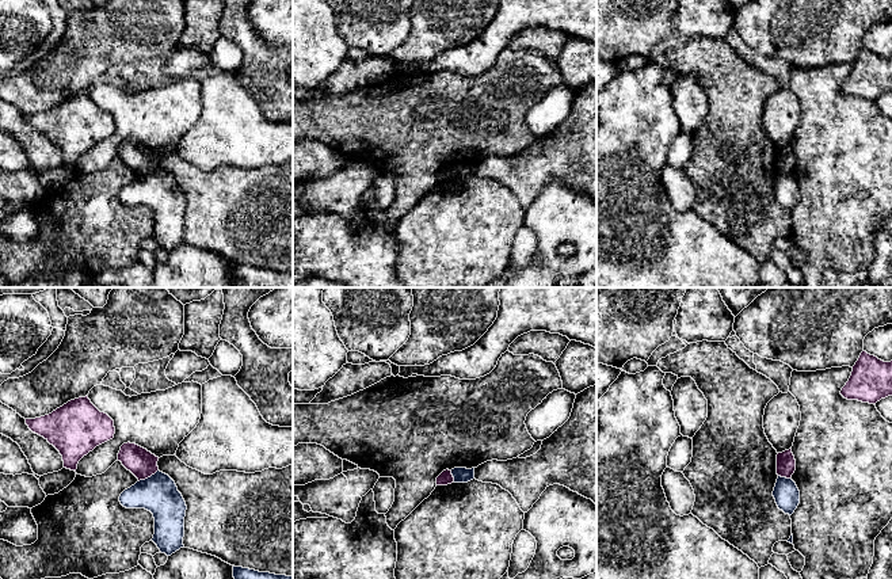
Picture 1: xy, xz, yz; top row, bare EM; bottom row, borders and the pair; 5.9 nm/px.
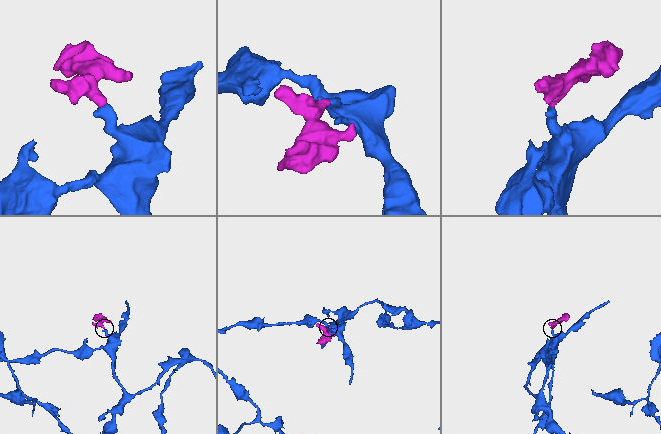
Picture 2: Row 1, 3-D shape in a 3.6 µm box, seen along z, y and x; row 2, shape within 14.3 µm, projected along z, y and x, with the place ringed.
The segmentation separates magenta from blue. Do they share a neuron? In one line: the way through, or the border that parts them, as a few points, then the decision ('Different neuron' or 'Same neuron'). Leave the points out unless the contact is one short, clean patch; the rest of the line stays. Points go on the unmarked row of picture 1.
Boundary: xy (157, 166), (138, 178). Different neuron

